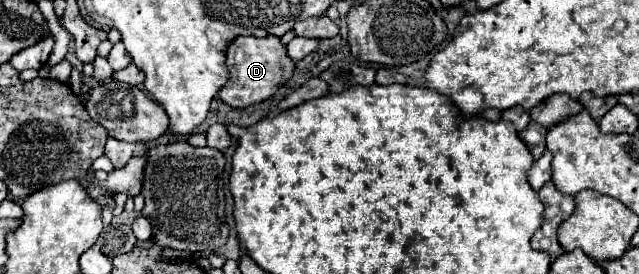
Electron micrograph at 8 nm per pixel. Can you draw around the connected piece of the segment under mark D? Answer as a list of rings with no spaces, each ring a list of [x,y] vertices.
[[[279,36],[235,38],[227,48],[227,64],[231,66],[231,74],[227,84],[219,90],[219,98],[233,108],[245,108],[271,98],[291,78],[295,70],[295,62],[287,56],[287,48],[279,40]]]

